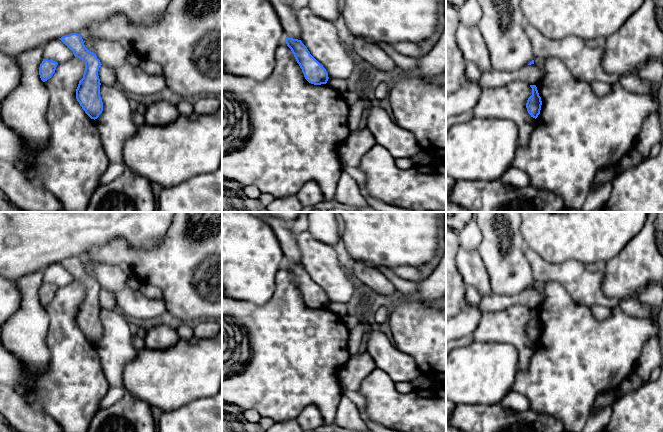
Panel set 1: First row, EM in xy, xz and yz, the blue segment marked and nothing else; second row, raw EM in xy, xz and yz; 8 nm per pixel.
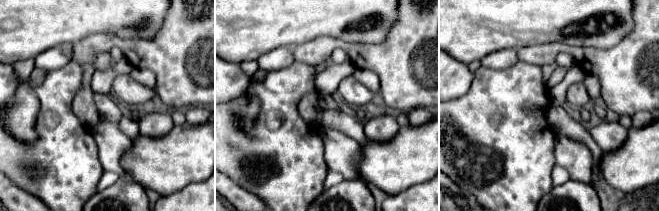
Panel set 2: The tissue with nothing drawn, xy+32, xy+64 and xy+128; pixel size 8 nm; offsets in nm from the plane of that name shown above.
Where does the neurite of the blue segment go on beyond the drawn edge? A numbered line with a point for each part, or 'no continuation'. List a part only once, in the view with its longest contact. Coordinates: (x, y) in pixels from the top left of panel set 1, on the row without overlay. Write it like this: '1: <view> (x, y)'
no continuation

